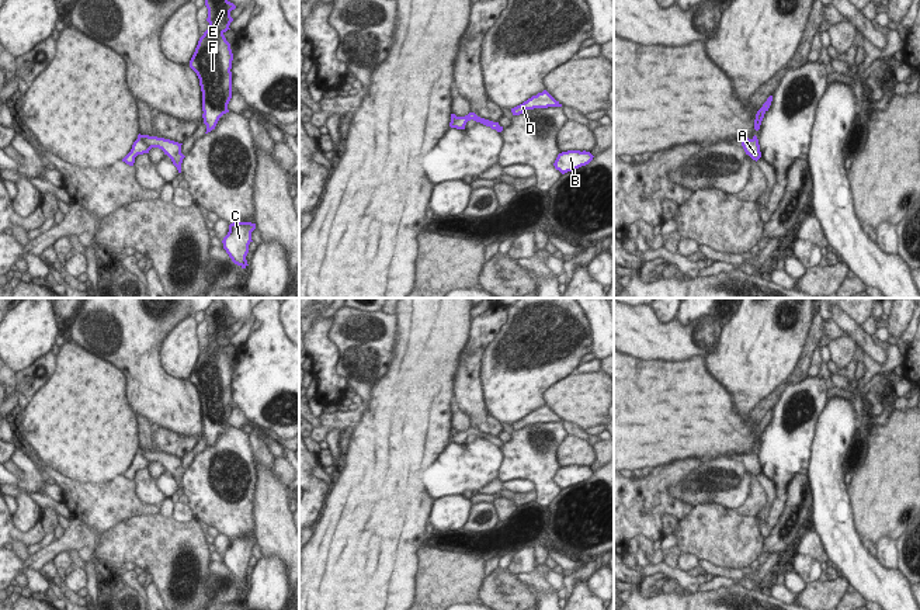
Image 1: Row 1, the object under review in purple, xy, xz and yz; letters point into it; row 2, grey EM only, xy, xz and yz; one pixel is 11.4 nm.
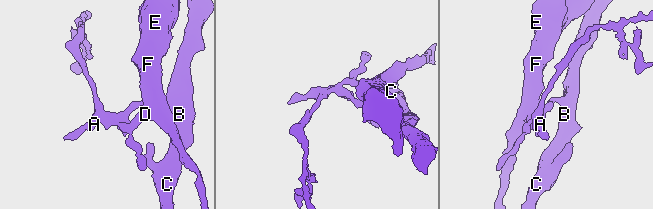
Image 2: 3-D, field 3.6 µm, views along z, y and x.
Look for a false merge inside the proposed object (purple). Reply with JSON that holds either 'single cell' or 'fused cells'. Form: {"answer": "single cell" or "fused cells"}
{"answer": "fused cells"}

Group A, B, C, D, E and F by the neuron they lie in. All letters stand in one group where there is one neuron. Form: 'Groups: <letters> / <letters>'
Groups: A D E F / B C

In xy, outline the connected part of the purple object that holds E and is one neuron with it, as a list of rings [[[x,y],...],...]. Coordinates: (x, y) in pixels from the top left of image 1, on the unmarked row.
[[[213,298],[205,309],[209,343],[199,353],[190,382],[197,388],[202,406],[202,433],[206,447],[215,444],[219,433],[229,427],[232,413],[232,375],[230,358],[225,353],[233,333],[230,326],[236,323],[226,313],[221,298]]]

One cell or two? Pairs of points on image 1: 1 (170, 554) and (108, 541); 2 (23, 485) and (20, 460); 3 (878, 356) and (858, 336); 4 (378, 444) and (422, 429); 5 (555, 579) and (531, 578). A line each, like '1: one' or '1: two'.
1: one
2: one
3: one
4: one
5: two

